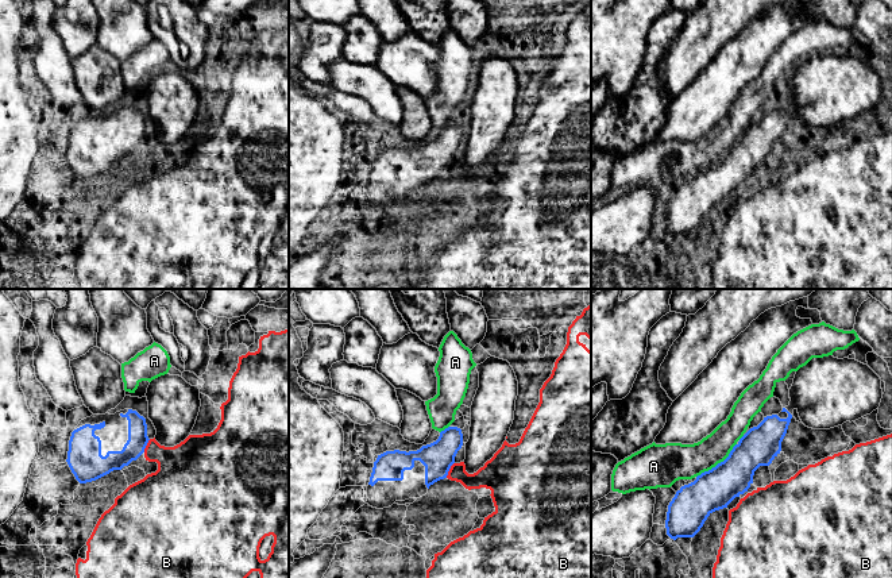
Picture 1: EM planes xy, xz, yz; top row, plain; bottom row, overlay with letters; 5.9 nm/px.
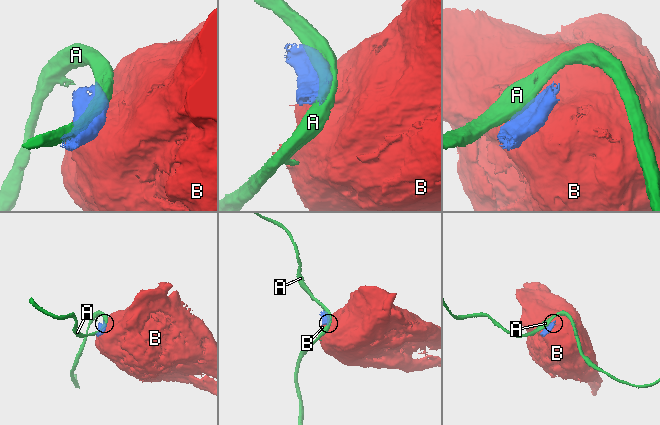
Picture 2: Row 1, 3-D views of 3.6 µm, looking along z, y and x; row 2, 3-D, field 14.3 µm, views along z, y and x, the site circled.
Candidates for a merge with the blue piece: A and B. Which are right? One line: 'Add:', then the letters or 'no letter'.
Add: no letter

